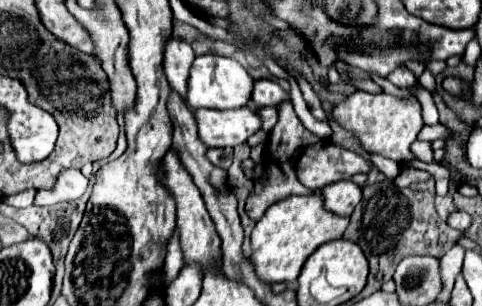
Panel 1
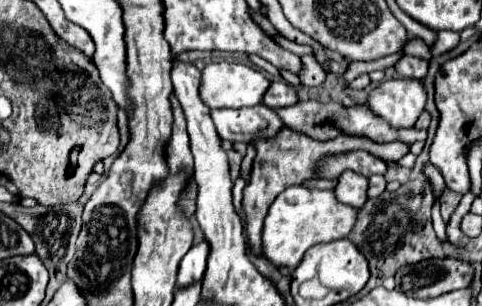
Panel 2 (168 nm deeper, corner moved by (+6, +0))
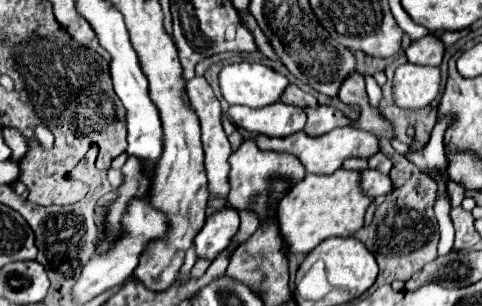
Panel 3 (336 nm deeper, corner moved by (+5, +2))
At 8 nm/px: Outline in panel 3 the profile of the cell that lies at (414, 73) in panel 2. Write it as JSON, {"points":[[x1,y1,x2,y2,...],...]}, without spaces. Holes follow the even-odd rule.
{"points":[[429,32,427,36,415,40,407,50,405,50,409,62,413,64,423,64,423,66,439,66,445,54,445,46,441,42,441,34]]}

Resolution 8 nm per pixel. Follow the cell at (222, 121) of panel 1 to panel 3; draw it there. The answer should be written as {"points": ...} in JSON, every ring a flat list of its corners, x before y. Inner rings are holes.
{"points":[[275,102,265,108,249,108,249,106,231,106,229,118,255,134,265,136,291,136,303,130,307,122,307,114,303,108,289,106,283,102]]}

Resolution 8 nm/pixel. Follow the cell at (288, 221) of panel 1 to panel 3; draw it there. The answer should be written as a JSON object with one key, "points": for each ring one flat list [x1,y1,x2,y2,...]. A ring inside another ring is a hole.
{"points":[[337,168,333,174,307,174,279,202,279,230,289,244,289,252,311,252,317,244,333,236,351,236,363,228,371,198,361,192,361,172]]}

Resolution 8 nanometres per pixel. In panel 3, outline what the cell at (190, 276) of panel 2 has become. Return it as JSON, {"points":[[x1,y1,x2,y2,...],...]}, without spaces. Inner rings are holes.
{"points":[[221,208,215,214,211,214,201,228,201,232,195,236,195,248,197,256,213,260,223,248,227,248,233,234,239,230,239,212,235,208]]}

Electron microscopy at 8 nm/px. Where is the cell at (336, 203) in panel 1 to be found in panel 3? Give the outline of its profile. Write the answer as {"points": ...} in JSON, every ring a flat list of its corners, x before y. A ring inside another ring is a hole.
{"points":[[363,170,363,194,369,198,385,196,393,190,393,180,377,170]]}

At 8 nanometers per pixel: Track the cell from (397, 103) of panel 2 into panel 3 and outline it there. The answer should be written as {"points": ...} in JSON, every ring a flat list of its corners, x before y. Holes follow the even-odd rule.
{"points":[[401,64,395,70,395,100,401,108,423,108,437,94,441,84,439,66,419,66,419,64]]}

